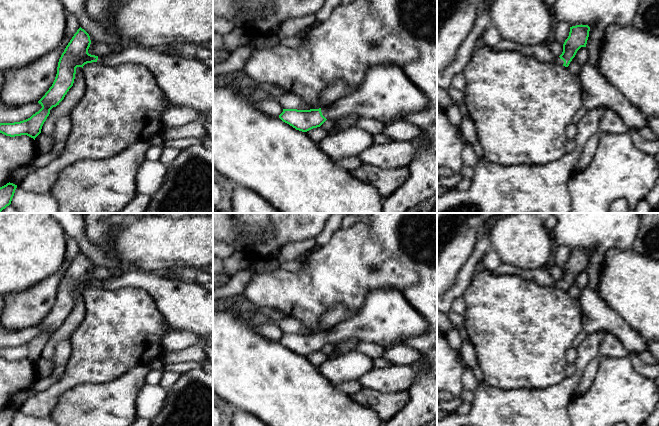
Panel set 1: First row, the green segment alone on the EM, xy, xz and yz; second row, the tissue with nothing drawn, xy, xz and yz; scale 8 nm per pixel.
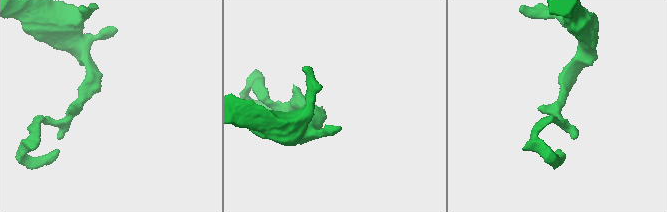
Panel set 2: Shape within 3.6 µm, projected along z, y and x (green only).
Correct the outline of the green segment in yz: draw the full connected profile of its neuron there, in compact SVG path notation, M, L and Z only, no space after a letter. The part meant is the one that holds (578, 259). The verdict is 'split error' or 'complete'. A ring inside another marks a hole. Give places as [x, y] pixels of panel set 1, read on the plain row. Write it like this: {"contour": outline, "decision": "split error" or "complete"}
{"contour": "M581 248L570 251L569 260L563 268L563 276L559 281L555 282L555 285L568 291L577 275L581 271L586 271L589 255L590 251L588 249Z", "decision": "split error"}

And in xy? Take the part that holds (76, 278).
{"contour": "M80 251L59 283L52 310L38 325L42 332L26 344L0 347L0 357L10 361L27 359L35 364L50 334L59 329L73 310L76 292L92 286L108 290L143 289L152 296L172 329L194 333L203 345L213 342L213 293L194 279L169 278L134 270L98 281L88 277L90 268L89 258Z", "decision": "split error"}

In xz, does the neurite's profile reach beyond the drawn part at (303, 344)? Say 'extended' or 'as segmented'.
extended

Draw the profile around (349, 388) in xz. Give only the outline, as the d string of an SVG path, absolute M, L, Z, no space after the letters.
M354 380L354 381L348 381L348 382L334 385L334 388L338 392L342 392L346 395L352 396L354 393L357 393L358 391L360 391L363 387L358 382L358 380Z

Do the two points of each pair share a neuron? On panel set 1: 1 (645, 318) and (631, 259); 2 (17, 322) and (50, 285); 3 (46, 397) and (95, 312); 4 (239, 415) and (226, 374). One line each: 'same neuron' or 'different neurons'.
1: same neuron
2: same neuron
3: same neuron
4: different neurons

